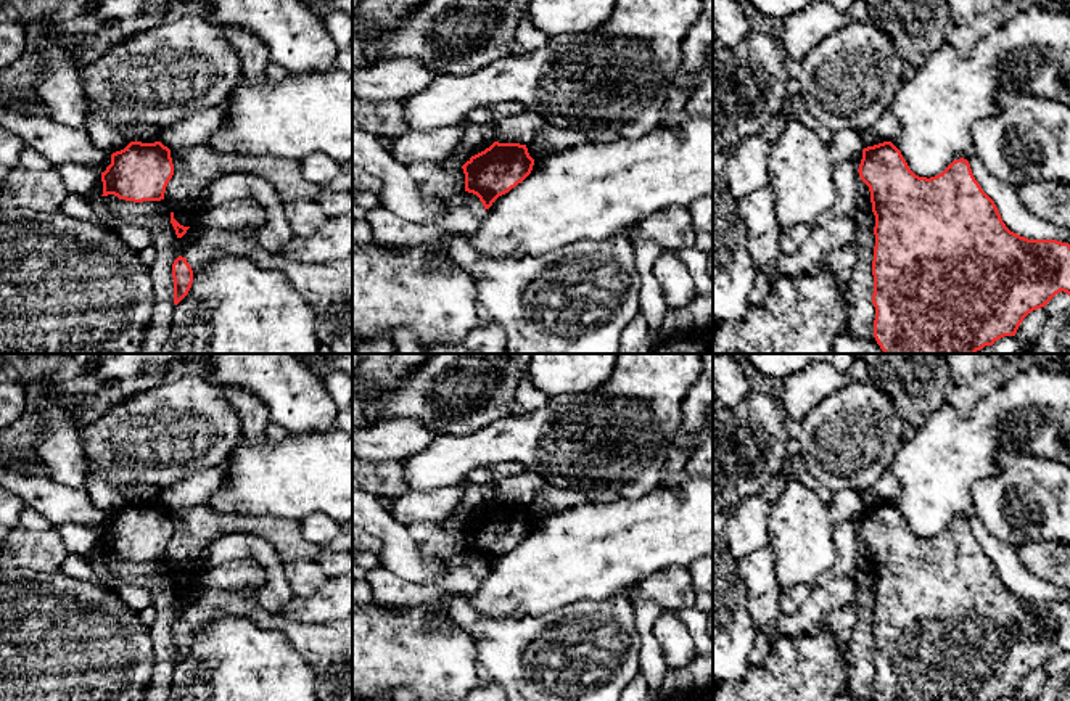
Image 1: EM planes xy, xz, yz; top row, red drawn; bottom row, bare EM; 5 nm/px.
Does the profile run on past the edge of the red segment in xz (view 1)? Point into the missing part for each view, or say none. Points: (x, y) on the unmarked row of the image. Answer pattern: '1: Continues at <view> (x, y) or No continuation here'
1: No continuation here

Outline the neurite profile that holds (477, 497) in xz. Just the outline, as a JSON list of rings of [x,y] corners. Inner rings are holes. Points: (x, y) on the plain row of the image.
[[[463,482],[463,498],[454,518],[463,526],[471,516],[489,508],[496,500],[497,482]]]

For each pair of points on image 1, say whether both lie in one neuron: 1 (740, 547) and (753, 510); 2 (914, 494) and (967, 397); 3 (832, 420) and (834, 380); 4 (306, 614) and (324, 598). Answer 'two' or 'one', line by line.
1: one
2: two
3: two
4: one

